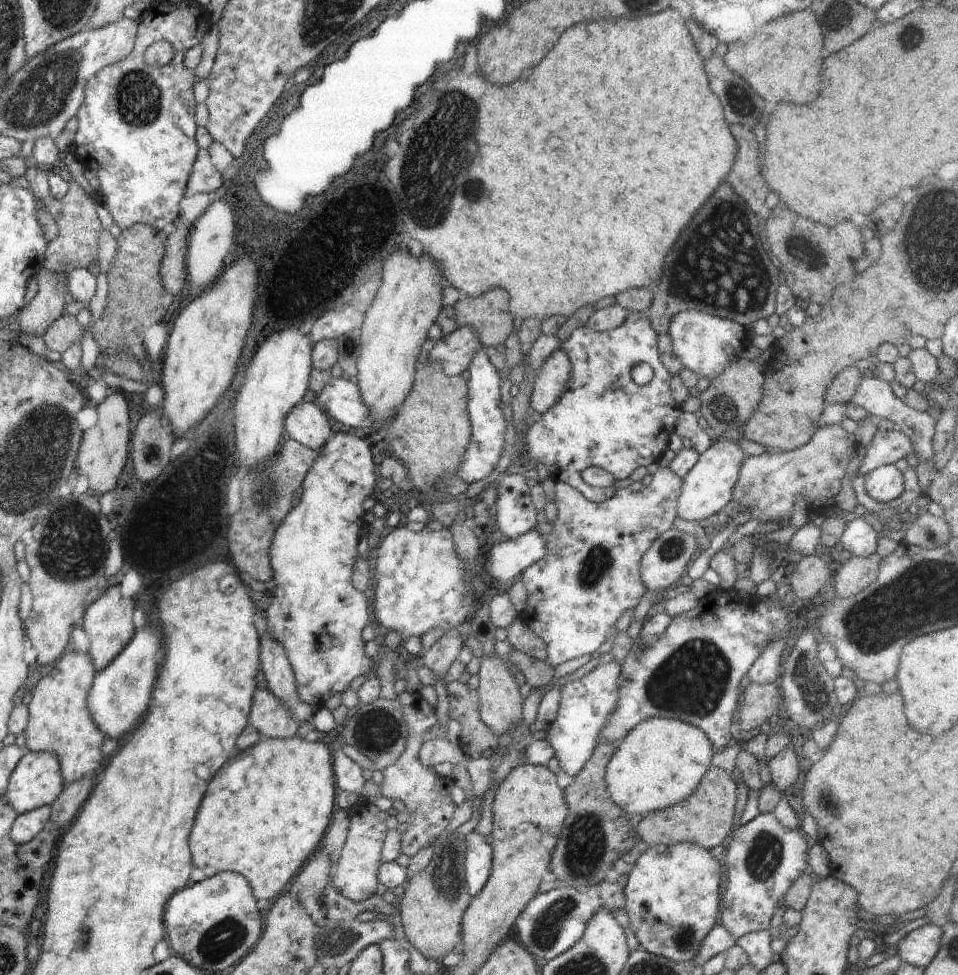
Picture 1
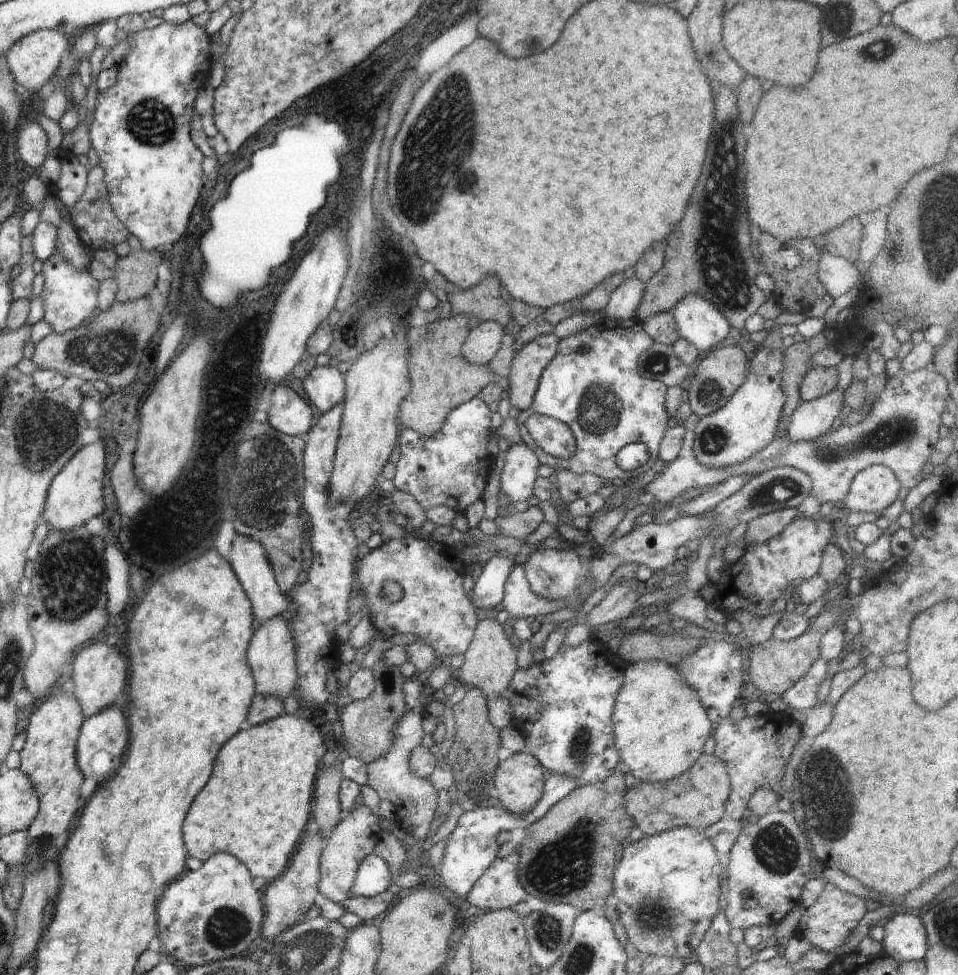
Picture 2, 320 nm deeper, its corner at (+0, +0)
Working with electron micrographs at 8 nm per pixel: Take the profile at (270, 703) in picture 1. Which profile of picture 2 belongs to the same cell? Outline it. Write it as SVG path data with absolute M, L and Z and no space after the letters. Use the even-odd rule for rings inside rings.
M282 614L266 619L266 622L258 626L257 630L253 630L250 650L248 650L248 664L250 664L256 692L277 696L281 701L290 695L299 680L295 657L295 640L288 627L289 625L282 618Z

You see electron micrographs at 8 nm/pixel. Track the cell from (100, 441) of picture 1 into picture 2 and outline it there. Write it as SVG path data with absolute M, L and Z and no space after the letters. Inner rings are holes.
M100 438L78 451L52 479L45 498L40 524L46 521L50 531L66 532L85 525L88 520L102 514L105 508L102 494L105 460L105 448Z

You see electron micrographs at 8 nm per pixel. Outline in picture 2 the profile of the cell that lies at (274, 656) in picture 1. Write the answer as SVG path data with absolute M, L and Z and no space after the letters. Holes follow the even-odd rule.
M237 534L232 541L229 563L251 600L253 615L261 624L270 617L290 610L292 601L286 598L279 589L272 565L266 556L266 549L257 540Z

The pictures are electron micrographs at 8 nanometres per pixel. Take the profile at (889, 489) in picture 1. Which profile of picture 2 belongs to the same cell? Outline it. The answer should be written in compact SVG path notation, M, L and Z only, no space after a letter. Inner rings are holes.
M872 465L852 479L843 502L851 513L879 513L904 494L900 481L888 467Z

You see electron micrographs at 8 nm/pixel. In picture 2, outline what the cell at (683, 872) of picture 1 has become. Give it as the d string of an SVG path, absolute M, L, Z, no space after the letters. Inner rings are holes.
M674 827L655 834L644 835L625 846L613 876L613 894L618 898L615 907L629 942L642 954L657 957L690 959L693 950L710 928L718 912L721 864L717 850L703 831L692 827Z

